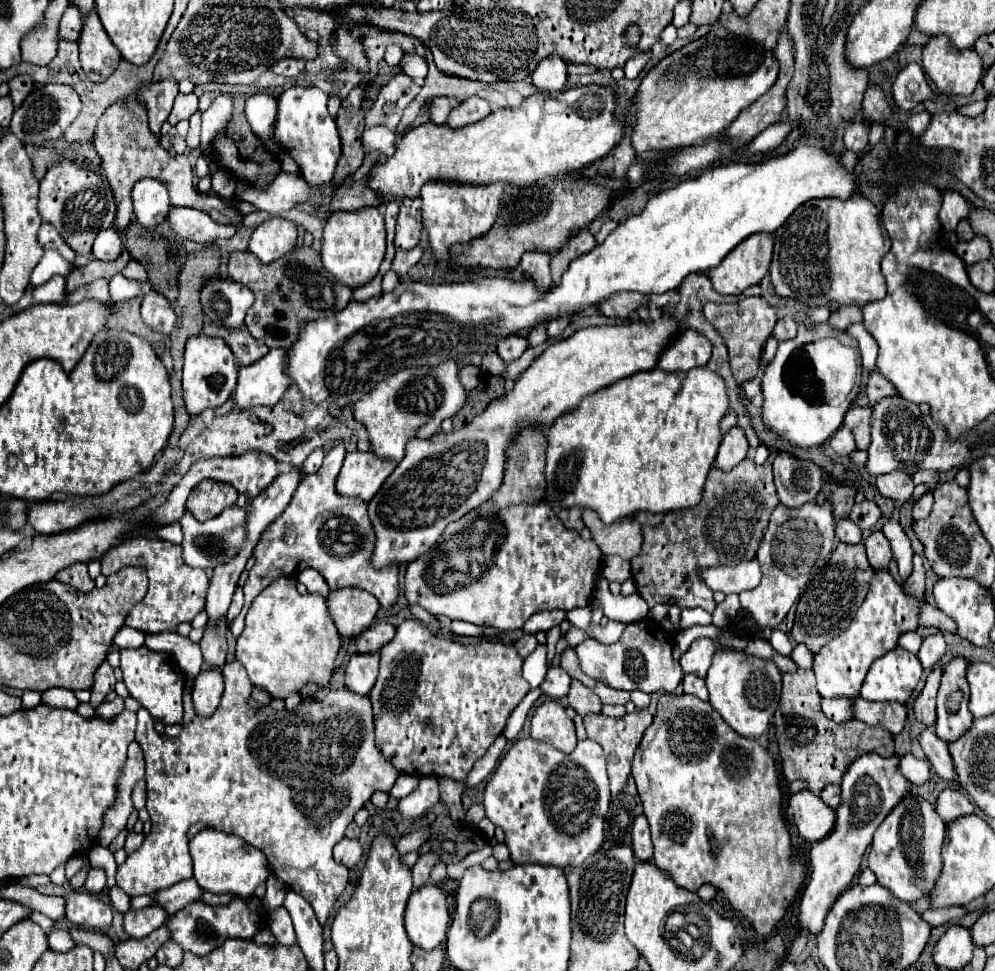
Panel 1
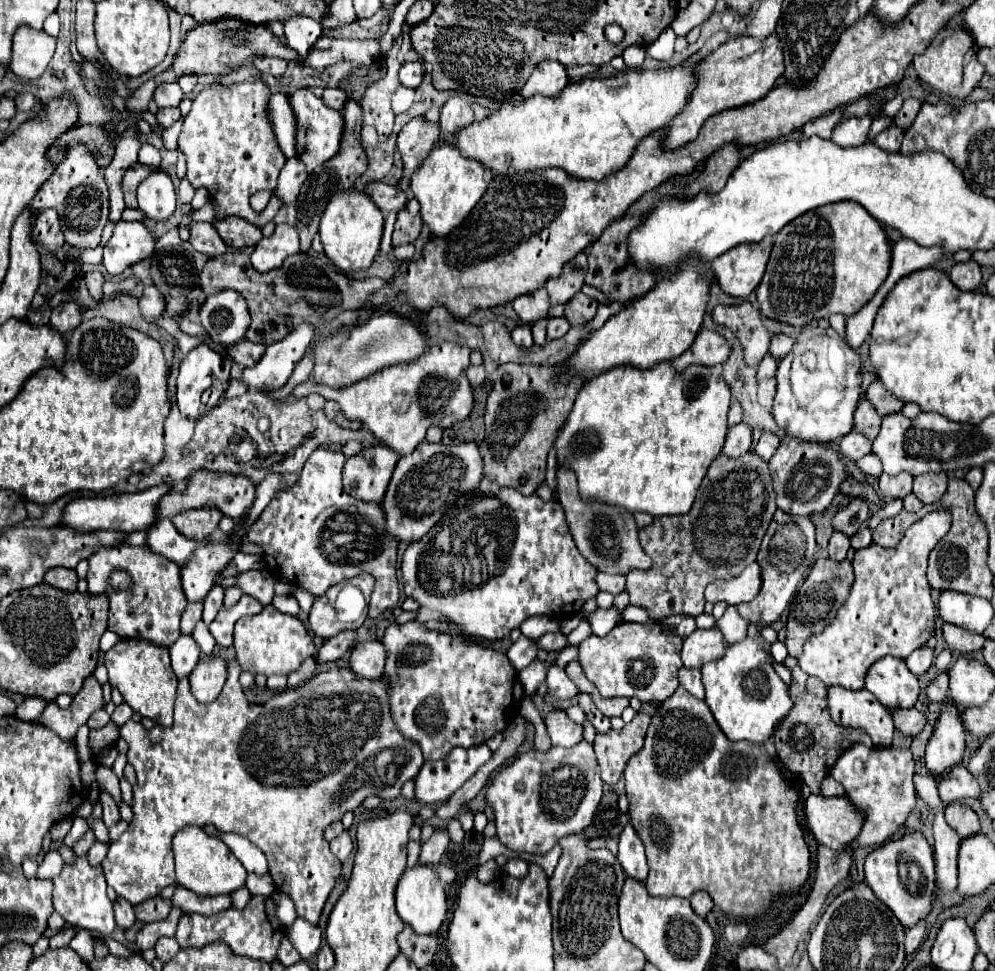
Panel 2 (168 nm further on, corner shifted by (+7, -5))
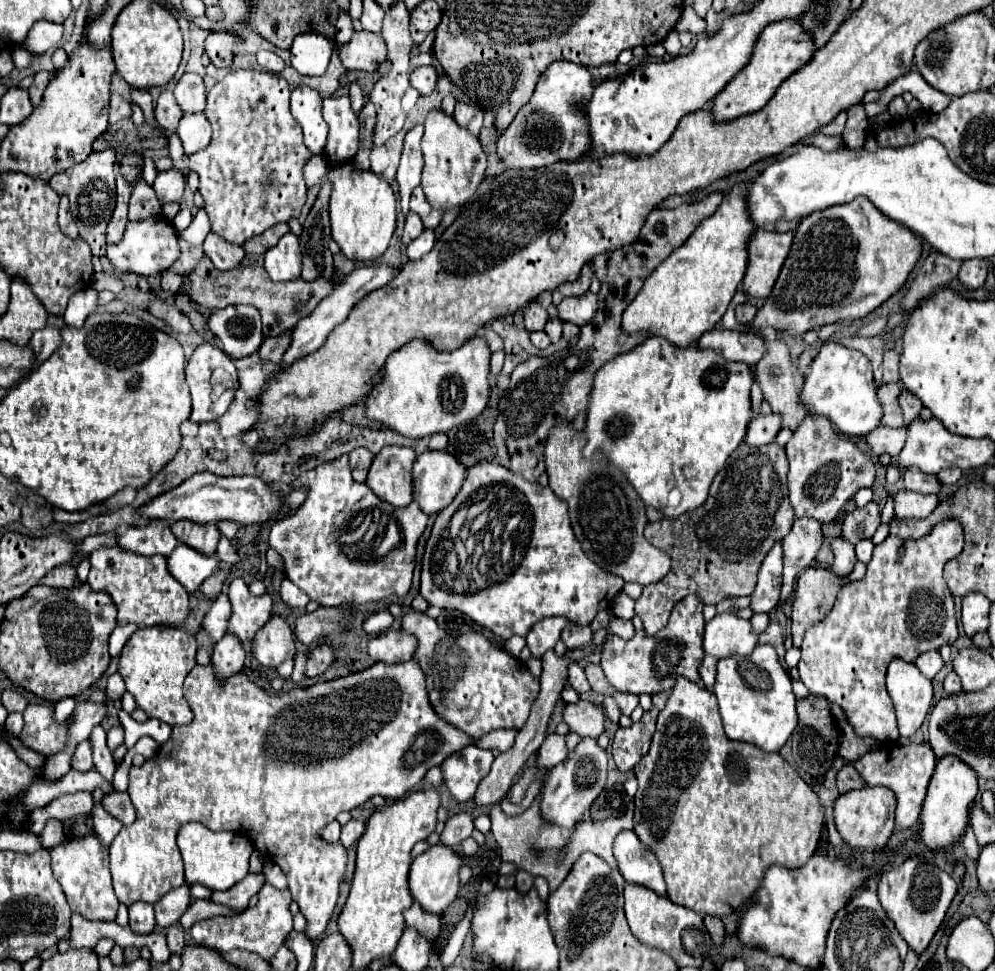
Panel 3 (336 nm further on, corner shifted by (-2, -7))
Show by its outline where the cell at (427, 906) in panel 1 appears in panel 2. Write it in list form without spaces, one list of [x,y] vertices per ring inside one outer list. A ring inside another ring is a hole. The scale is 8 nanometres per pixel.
[[[416,865],[414,869],[406,869],[400,877],[396,889],[396,911],[400,919],[416,933],[416,935],[436,935],[444,917],[446,917],[446,891],[438,881],[438,875],[432,867]]]

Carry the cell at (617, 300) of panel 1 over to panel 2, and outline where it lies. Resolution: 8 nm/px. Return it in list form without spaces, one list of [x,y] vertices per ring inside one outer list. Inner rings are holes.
[[[576,293],[566,307],[566,319],[570,321],[570,325],[586,325],[588,321],[592,321],[596,317],[598,311],[598,301],[584,295],[584,293]]]

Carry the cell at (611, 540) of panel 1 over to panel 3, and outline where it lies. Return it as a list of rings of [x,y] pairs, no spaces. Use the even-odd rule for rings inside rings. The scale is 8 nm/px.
[[[569,421],[565,425],[555,425],[549,431],[545,445],[549,487],[555,495],[559,495],[559,499],[567,503],[575,537],[579,539],[589,559],[593,559],[601,569],[641,585],[661,581],[671,571],[671,557],[649,545],[643,535],[647,525],[645,503],[639,499],[625,473],[609,465],[601,453],[585,459],[581,455],[585,443],[585,431],[575,431],[573,423]]]

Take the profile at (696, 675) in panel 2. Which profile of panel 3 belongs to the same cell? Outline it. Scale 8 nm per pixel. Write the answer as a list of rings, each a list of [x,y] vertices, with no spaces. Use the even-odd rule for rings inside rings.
[[[707,655],[699,667],[699,673],[701,673],[701,679],[705,681],[707,689],[713,689],[713,681],[715,681],[715,669],[717,669],[717,657],[711,657]]]

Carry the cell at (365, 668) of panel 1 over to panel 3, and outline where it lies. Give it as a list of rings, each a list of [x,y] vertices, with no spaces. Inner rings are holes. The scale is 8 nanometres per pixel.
[[[387,629],[369,641],[369,655],[383,663],[409,661],[417,649],[417,639],[403,629]]]

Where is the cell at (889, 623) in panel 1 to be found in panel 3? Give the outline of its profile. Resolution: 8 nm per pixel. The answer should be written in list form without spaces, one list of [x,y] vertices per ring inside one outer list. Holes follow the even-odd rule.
[[[943,521],[933,529],[933,533],[921,539],[899,539],[889,535],[881,545],[875,545],[865,577],[841,587],[835,605],[827,613],[827,617],[805,631],[801,643],[801,661],[797,665],[801,681],[813,693],[829,699],[829,703],[837,703],[859,735],[871,735],[885,743],[895,743],[899,739],[893,703],[885,691],[885,671],[893,657],[899,657],[903,661],[915,661],[921,653],[929,649],[939,649],[947,643],[953,645],[957,641],[959,631],[955,605],[943,577],[943,567],[951,559],[955,559],[961,549],[963,533],[957,521]]]

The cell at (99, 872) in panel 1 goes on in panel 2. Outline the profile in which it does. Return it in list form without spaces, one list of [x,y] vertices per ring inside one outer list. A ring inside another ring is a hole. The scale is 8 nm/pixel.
[[[94,843],[94,847],[88,851],[88,863],[92,863],[92,867],[100,867],[104,857],[106,857],[108,847],[102,843]]]

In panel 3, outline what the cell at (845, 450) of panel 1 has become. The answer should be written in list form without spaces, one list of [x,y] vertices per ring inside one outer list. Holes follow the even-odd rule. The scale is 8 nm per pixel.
[[[879,425],[875,431],[867,435],[867,443],[873,451],[873,455],[889,453],[891,457],[897,457],[905,445],[905,427],[891,429],[885,425]]]

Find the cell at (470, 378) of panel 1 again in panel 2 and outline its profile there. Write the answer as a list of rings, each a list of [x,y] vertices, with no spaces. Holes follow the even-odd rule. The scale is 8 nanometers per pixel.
[[[480,365],[480,367],[468,367],[466,375],[468,375],[468,381],[470,381],[470,385],[472,385],[472,387],[478,387],[478,385],[480,385],[480,383],[486,379],[484,365]]]

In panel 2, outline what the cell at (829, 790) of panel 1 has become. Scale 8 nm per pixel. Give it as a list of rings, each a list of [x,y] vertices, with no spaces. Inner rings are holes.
[[[830,777],[822,783],[822,795],[828,799],[828,797],[842,797],[844,795],[844,789]]]

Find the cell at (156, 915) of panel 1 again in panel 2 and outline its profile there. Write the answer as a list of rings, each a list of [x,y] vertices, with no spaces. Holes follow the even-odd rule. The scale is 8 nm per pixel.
[[[152,897],[152,899],[146,899],[144,903],[136,905],[134,911],[136,911],[136,919],[140,923],[156,923],[156,921],[162,921],[168,917],[172,905],[170,901],[164,901],[160,897]]]

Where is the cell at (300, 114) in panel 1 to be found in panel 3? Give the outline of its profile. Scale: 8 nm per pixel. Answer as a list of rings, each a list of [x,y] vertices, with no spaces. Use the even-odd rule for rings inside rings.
[[[347,95],[323,99],[323,119],[329,125],[325,157],[333,163],[343,163],[355,157],[359,143],[359,119],[351,109]]]

